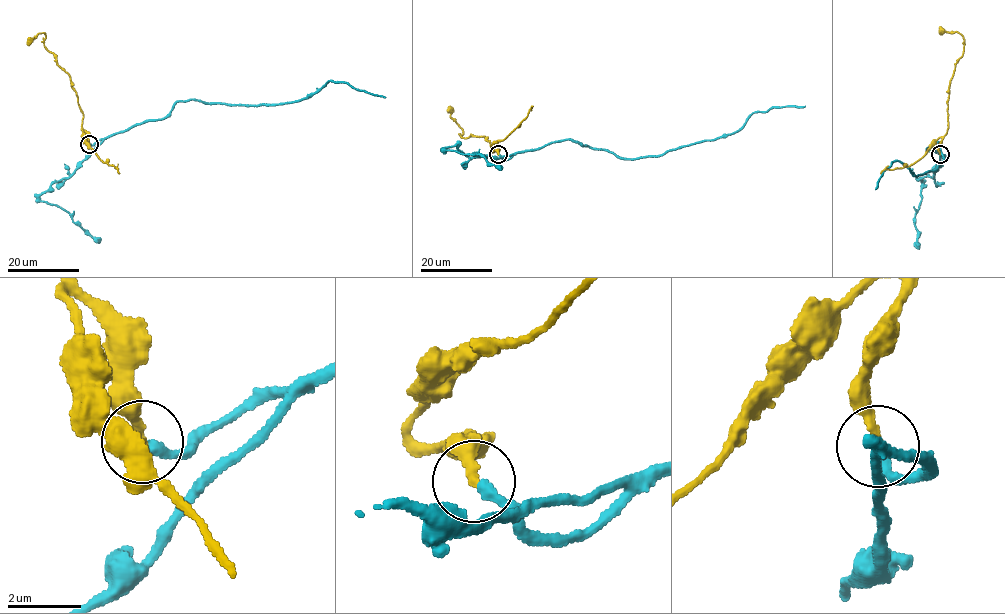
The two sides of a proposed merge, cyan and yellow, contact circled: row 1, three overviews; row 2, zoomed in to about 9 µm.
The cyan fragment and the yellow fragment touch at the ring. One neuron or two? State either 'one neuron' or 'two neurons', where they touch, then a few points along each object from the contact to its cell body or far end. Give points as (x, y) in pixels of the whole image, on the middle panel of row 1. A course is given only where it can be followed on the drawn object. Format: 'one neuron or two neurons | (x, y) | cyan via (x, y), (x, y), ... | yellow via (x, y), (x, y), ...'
one neuron | (498, 154) | cyan via (498, 154), (508, 159), (516, 153), (573, 140), (620, 157), (660, 156), (738, 130), (754, 112), (805, 106) | yellow via (498, 154), (497, 149), (492, 151), (486, 137), (461, 137), (461, 128), (450, 117), (448, 106)

